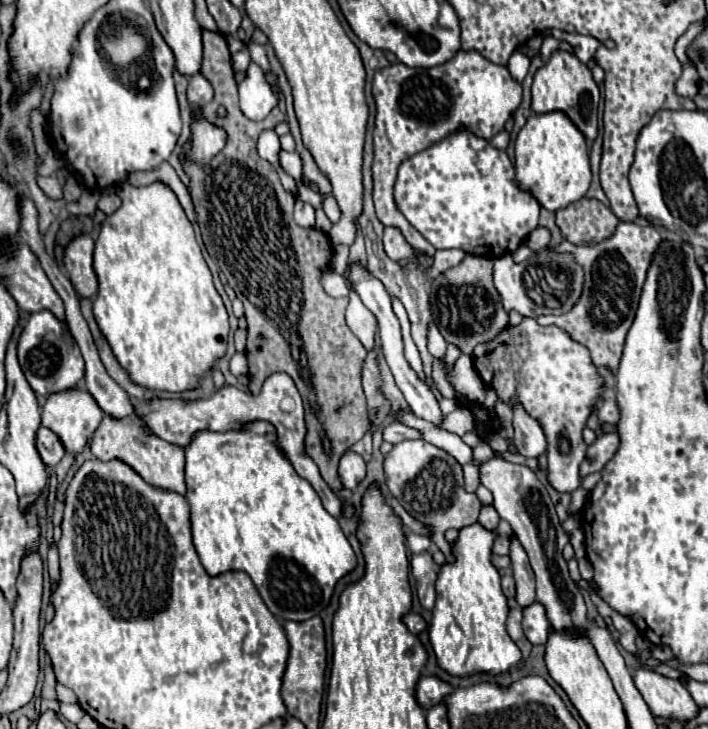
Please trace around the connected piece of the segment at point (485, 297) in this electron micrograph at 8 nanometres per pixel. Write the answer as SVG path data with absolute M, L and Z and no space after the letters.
M465 255L465 259L457 267L451 267L449 271L443 271L437 279L433 279L429 303L431 303L433 323L439 329L439 333L445 337L447 343L459 347L461 353L467 353L467 355L473 353L475 345L493 339L503 327L509 325L509 315L501 307L501 297L497 295L497 289L493 285L493 259L489 259L489 257Z

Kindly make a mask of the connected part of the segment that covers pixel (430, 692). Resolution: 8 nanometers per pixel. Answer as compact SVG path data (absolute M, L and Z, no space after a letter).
M431 675L431 677L423 677L417 685L417 701L429 709L433 705L437 705L445 695L449 695L449 691L453 691L453 687L449 683L445 683L443 679Z

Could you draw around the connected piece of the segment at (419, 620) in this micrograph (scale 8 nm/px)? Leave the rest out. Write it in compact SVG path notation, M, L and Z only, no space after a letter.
M409 613L409 615L405 615L403 621L405 621L405 625L409 627L409 631L415 633L415 635L419 635L421 631L427 629L427 623L425 623L425 619L423 619L419 613Z

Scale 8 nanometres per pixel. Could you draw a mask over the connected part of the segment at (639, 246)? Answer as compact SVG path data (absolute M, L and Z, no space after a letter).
M633 222L619 223L617 231L609 239L593 247L575 247L569 241L563 241L559 247L555 247L555 251L573 253L577 263L585 269L583 295L569 313L561 317L539 317L537 321L547 325L555 323L565 329L575 341L583 343L591 351L597 367L605 365L609 369L617 369L625 335L635 319L645 275L659 243L661 237L653 225L640 226Z

